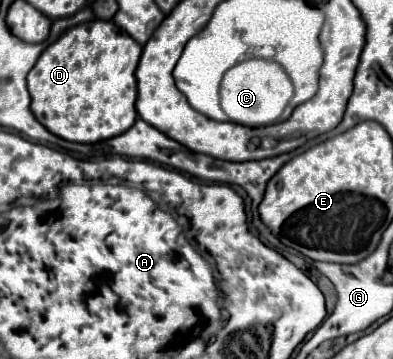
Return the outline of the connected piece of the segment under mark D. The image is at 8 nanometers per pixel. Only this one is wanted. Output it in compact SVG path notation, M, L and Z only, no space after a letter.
M94 19L90 23L76 25L68 29L56 43L46 47L32 71L28 73L28 91L32 97L32 111L36 119L48 127L60 139L74 143L100 143L128 131L138 113L134 109L136 101L136 65L140 61L142 47L126 35L114 21Z

